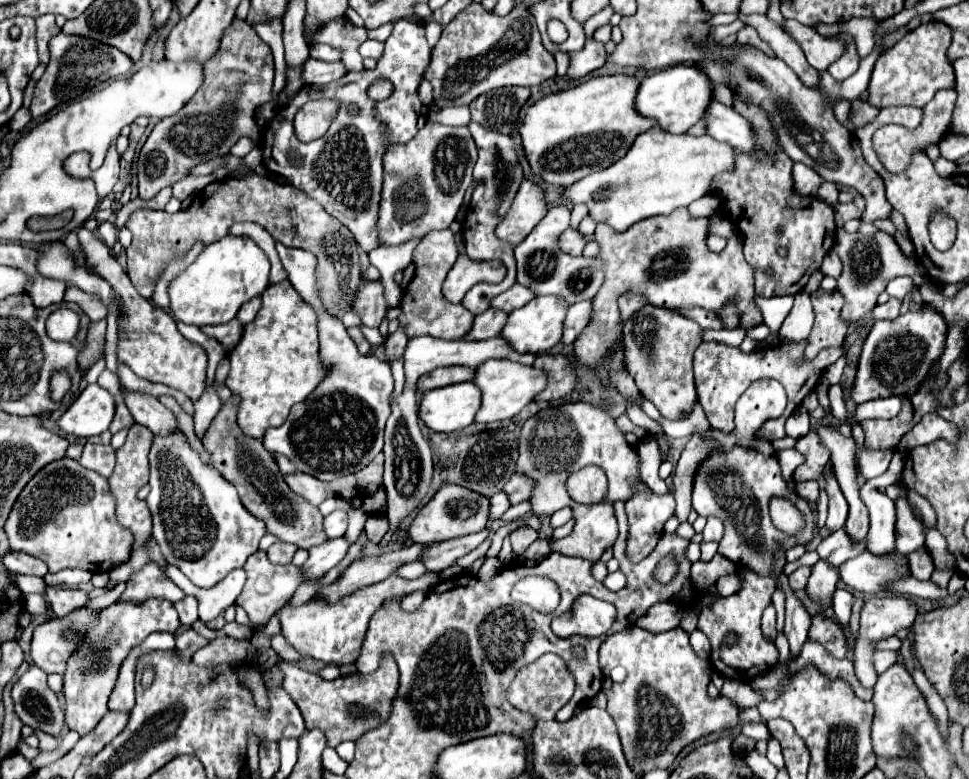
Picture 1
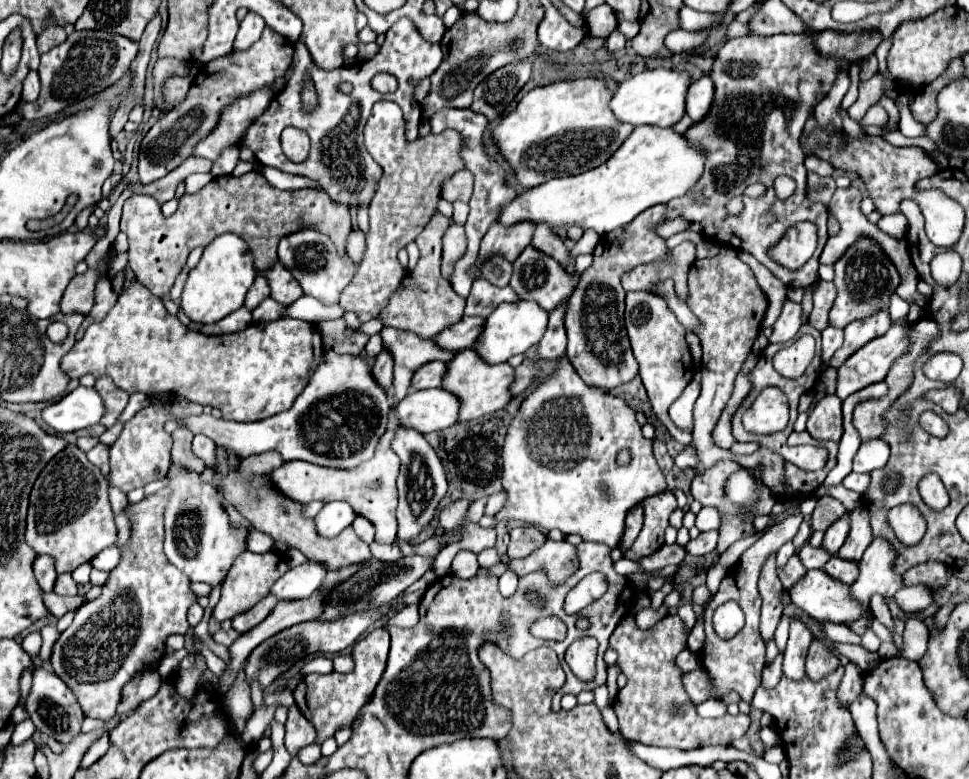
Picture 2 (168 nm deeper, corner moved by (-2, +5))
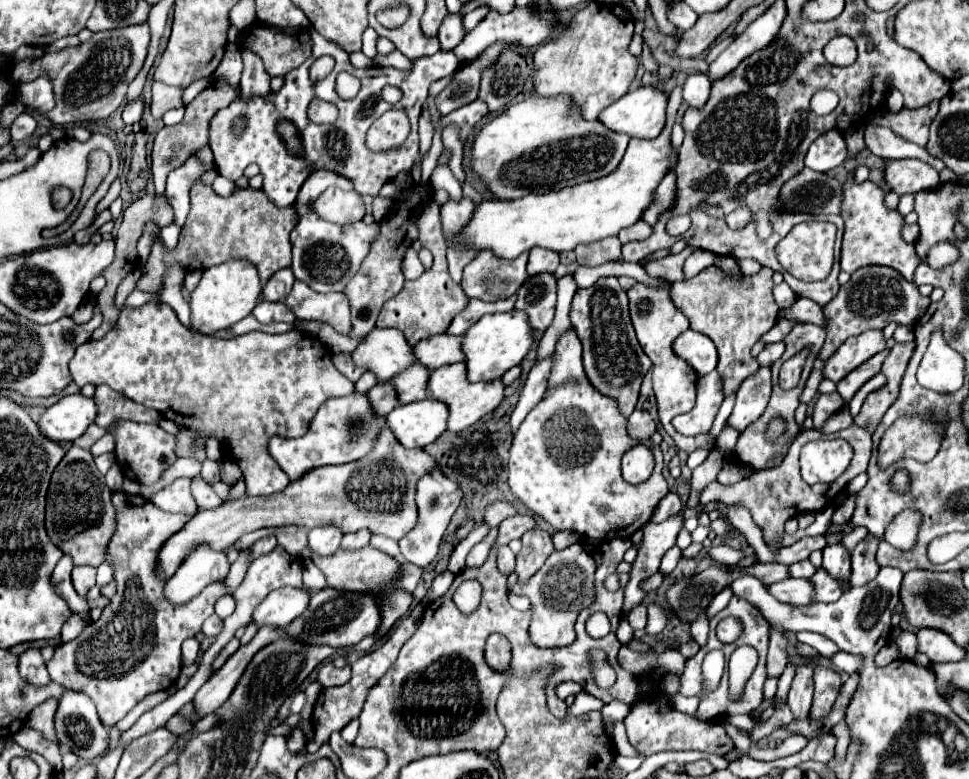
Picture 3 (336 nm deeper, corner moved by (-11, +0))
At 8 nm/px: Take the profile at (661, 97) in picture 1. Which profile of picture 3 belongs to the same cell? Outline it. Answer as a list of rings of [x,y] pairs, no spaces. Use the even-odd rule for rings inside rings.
[[[637,87],[623,95],[617,103],[609,105],[601,115],[609,129],[627,133],[629,137],[637,139],[653,139],[657,137],[667,119],[667,103],[669,93],[659,87]]]

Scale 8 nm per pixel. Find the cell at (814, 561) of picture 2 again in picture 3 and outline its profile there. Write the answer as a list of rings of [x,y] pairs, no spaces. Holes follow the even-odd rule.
[[[809,559],[791,565],[791,577],[805,577],[805,579],[809,579],[809,577],[815,575],[815,571],[817,571],[817,567]]]

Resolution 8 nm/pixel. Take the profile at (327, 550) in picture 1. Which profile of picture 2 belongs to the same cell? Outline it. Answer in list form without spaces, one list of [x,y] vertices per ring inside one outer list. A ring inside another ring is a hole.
[[[310,560],[302,566],[290,568],[282,578],[278,578],[278,582],[270,588],[270,594],[278,600],[304,600],[322,586],[324,576],[326,568]]]

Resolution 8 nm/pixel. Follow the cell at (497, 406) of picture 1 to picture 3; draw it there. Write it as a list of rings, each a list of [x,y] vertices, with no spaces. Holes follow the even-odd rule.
[[[451,363],[435,369],[429,379],[429,397],[435,397],[443,403],[449,405],[449,429],[451,431],[463,431],[477,423],[481,417],[493,413],[501,401],[505,399],[505,383],[501,379],[487,381],[487,383],[471,383],[467,379],[467,365],[461,363]]]

